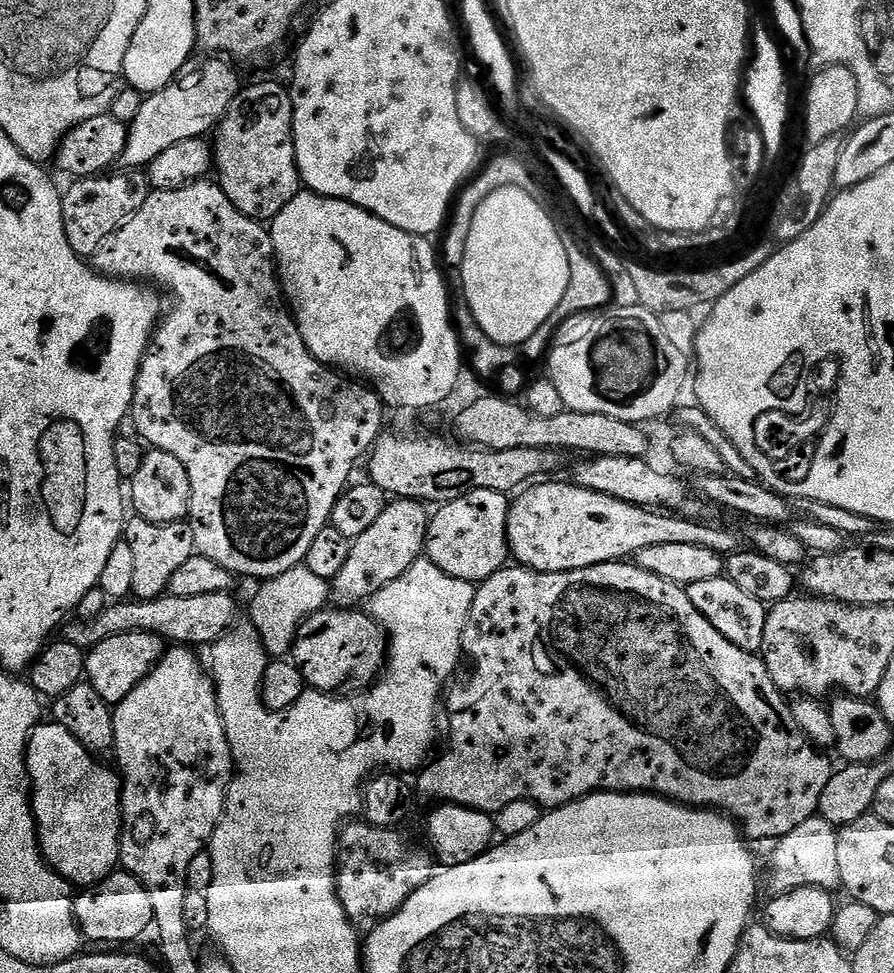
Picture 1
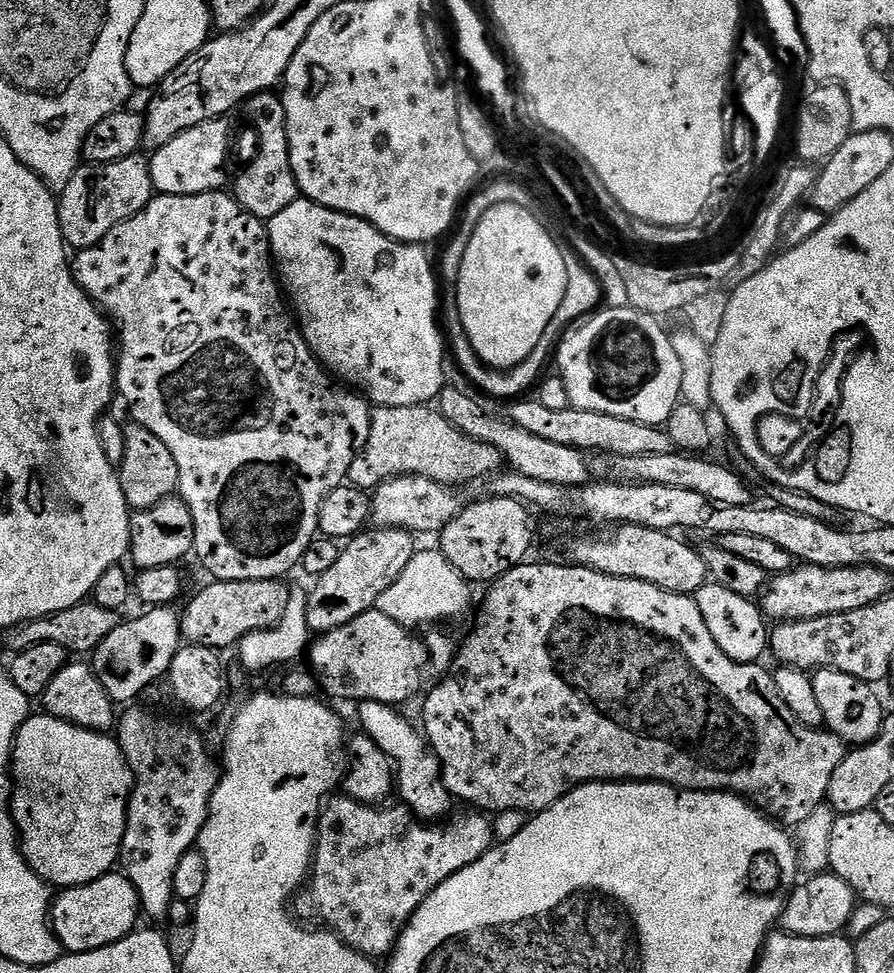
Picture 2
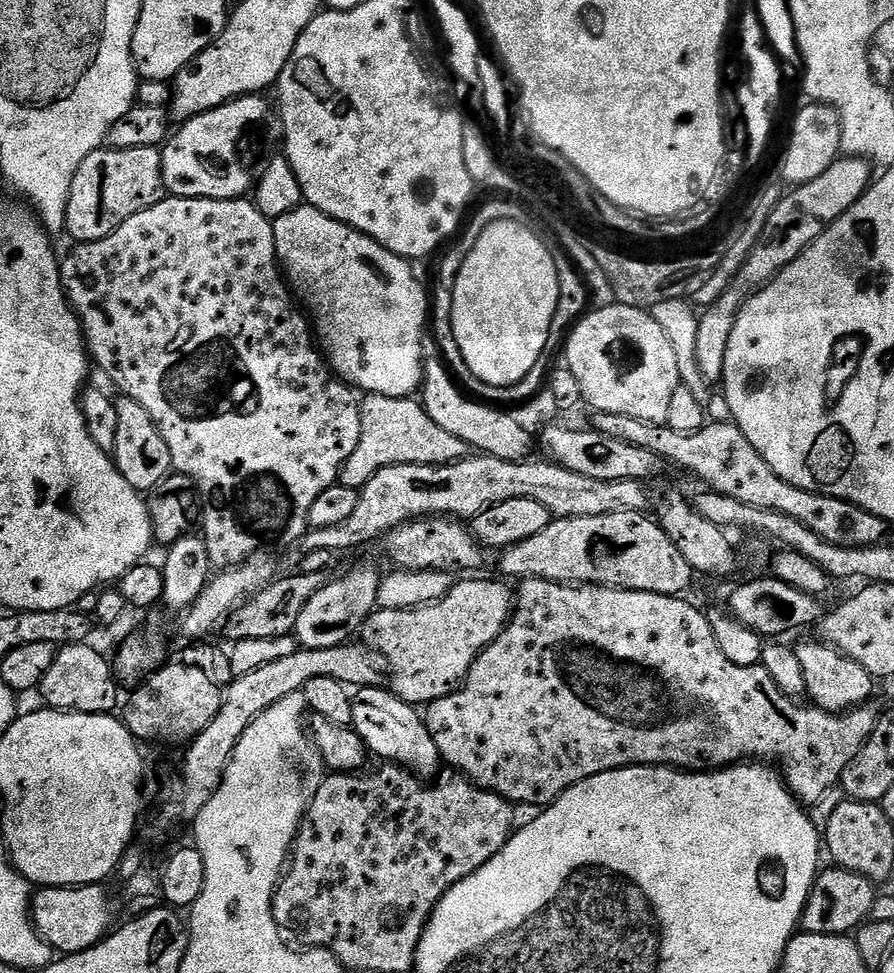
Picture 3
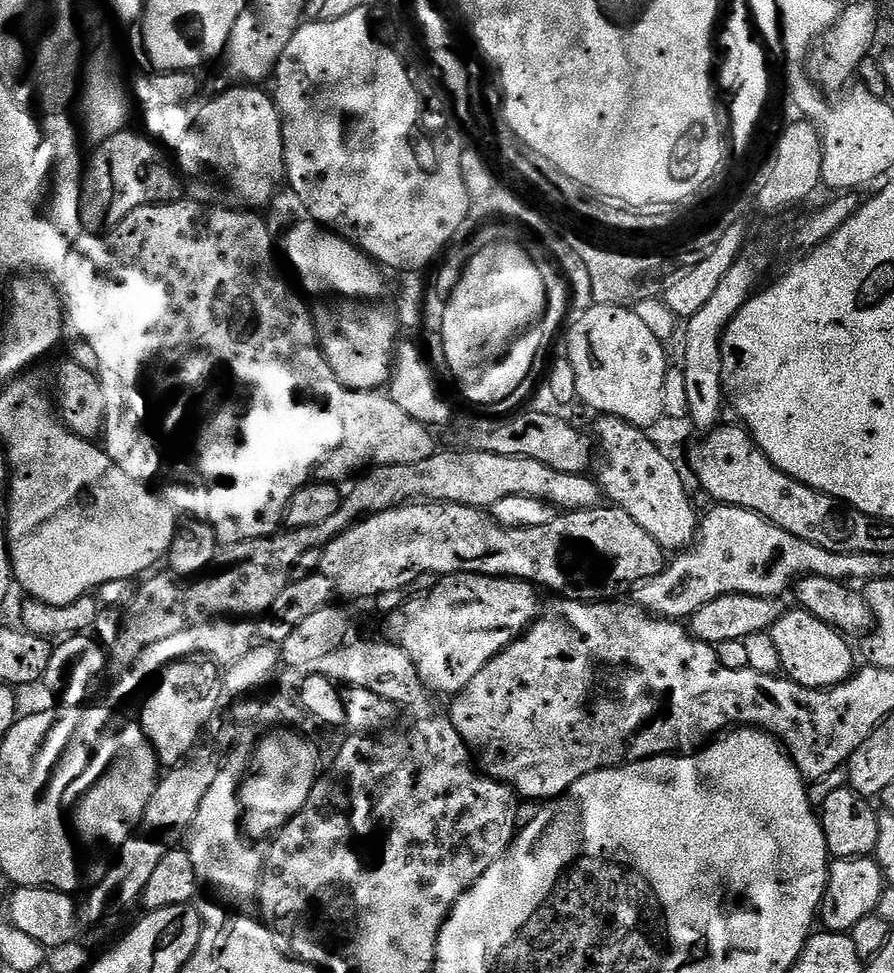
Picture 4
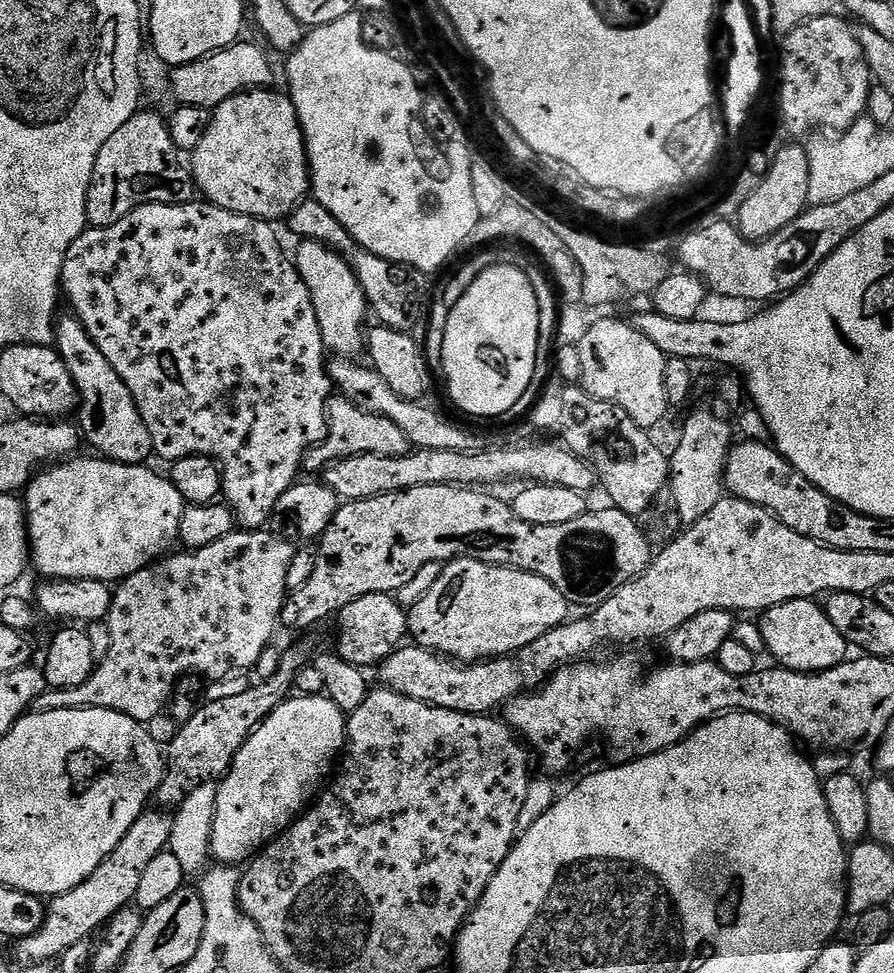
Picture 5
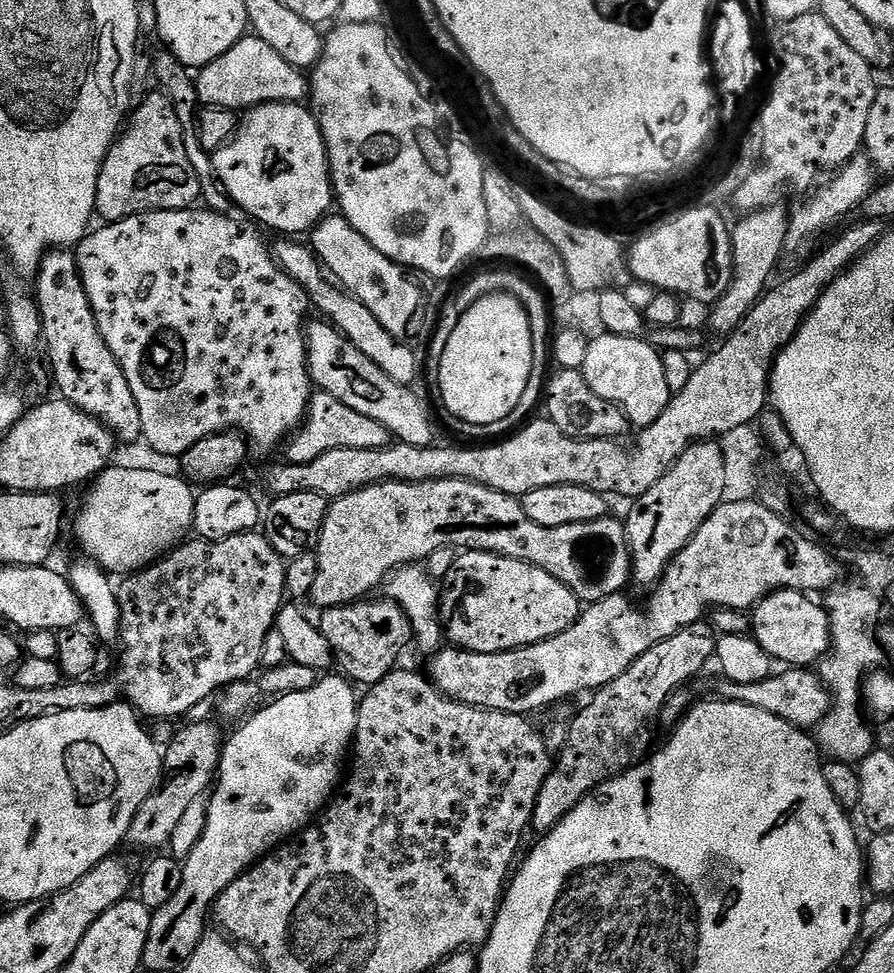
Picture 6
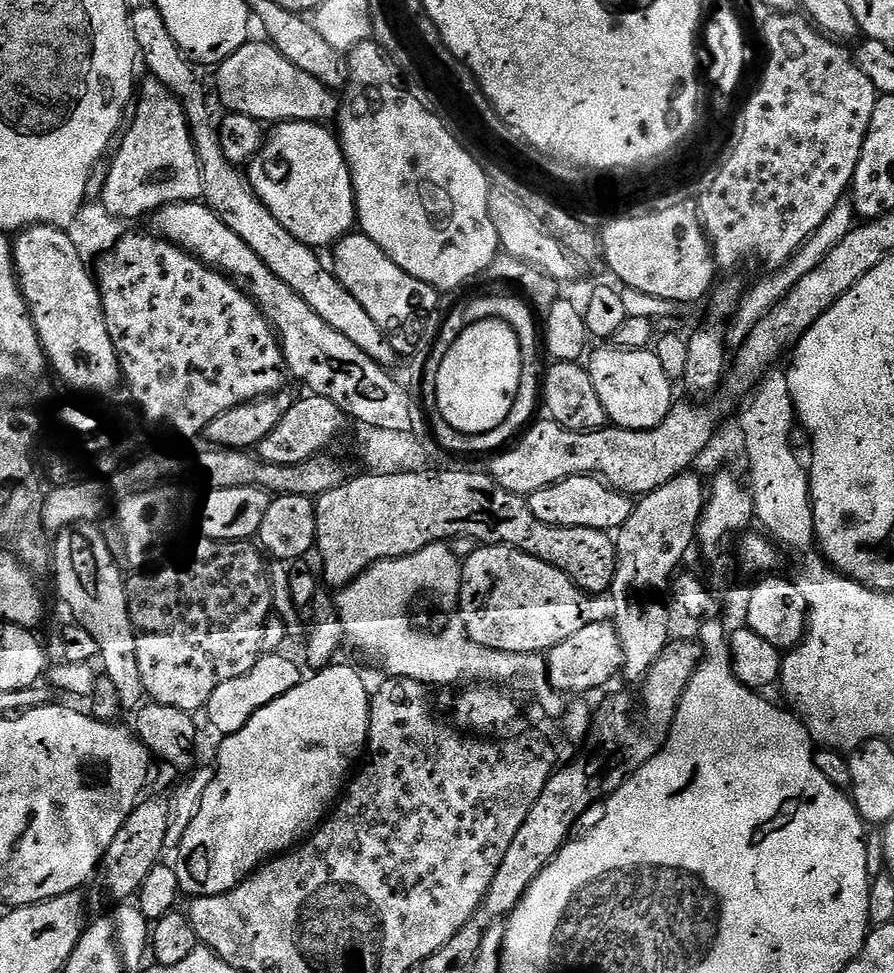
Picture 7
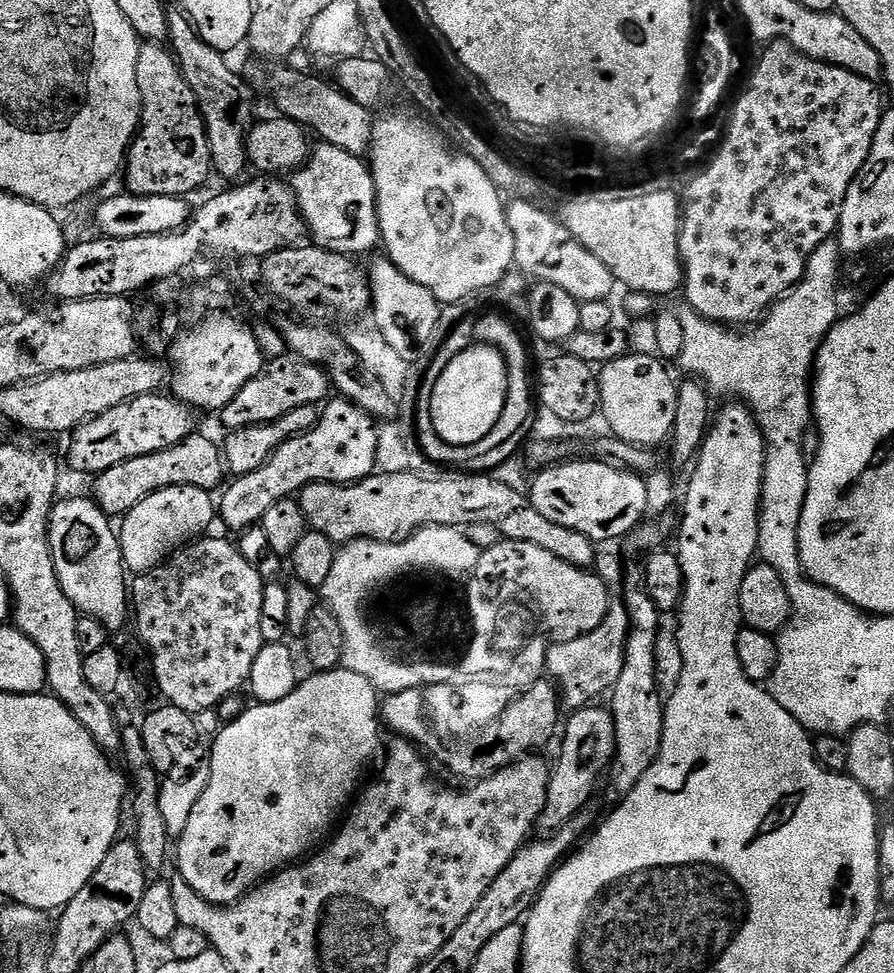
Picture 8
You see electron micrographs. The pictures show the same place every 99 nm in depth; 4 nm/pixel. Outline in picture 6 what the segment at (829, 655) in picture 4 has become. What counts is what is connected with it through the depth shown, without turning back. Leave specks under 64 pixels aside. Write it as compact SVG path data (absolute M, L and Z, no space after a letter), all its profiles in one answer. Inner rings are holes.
M783 588L781 592L770 593L755 608L751 609L751 635L756 637L756 640L762 646L762 650L766 650L766 654L770 654L773 661L780 663L781 660L784 663L781 665L784 666L812 666L829 651L832 627L828 621L828 613L823 603L815 604L812 600L815 599L811 595Z

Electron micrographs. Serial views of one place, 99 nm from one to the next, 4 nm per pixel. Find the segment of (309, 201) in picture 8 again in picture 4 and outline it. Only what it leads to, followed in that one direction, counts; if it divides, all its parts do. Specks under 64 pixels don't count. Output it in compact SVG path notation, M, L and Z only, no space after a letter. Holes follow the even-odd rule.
M228 87L232 88L218 93L201 112L195 113L190 134L186 134L182 146L175 149L174 160L176 156L179 175L200 191L201 201L235 206L240 210L260 210L276 197L286 180L284 121L280 118L280 109L277 108L275 99L269 93L267 96L263 87Z

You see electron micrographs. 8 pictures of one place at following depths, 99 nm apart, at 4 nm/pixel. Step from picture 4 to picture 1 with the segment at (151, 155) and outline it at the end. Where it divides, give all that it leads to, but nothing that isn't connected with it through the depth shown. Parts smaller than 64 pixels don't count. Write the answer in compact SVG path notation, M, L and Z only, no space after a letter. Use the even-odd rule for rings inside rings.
M116 170L111 174L89 176L77 179L62 196L62 222L66 230L66 242L75 250L76 255L81 258L91 258L102 246L103 240L110 238L121 228L138 210L142 210L142 202L146 202L150 191L147 175L140 170Z

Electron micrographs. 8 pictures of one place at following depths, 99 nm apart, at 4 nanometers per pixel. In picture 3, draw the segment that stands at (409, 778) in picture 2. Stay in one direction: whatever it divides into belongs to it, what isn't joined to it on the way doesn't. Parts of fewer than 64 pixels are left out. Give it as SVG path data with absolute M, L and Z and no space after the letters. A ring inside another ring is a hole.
M382 686L357 689L351 699L351 727L371 755L376 754L383 761L399 764L425 782L435 781L441 775L440 751L434 738L430 738L430 730L415 705L408 704Z

